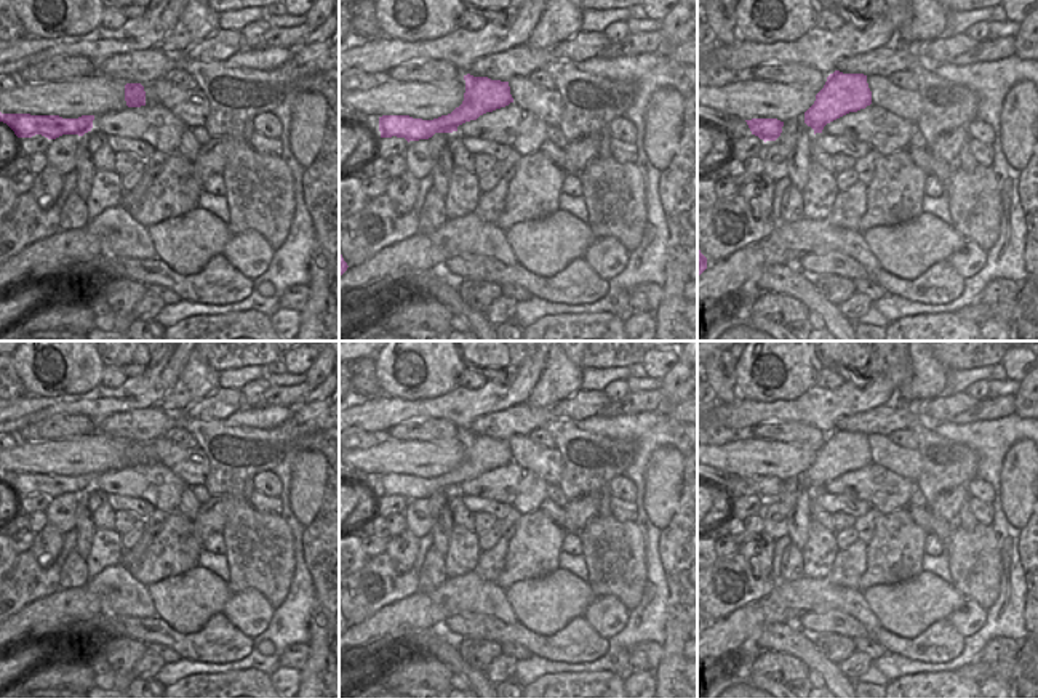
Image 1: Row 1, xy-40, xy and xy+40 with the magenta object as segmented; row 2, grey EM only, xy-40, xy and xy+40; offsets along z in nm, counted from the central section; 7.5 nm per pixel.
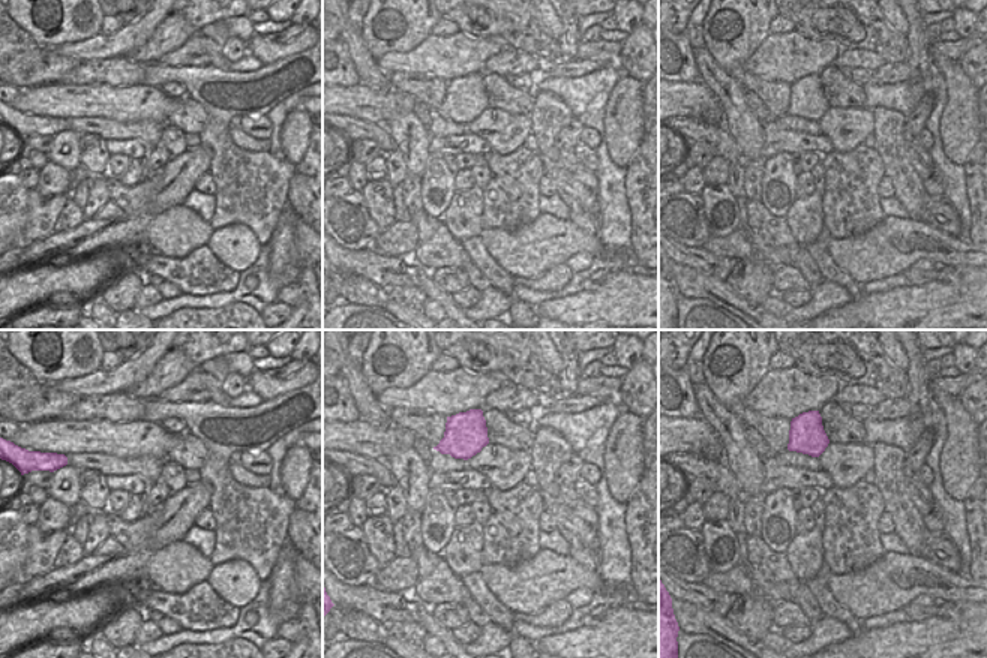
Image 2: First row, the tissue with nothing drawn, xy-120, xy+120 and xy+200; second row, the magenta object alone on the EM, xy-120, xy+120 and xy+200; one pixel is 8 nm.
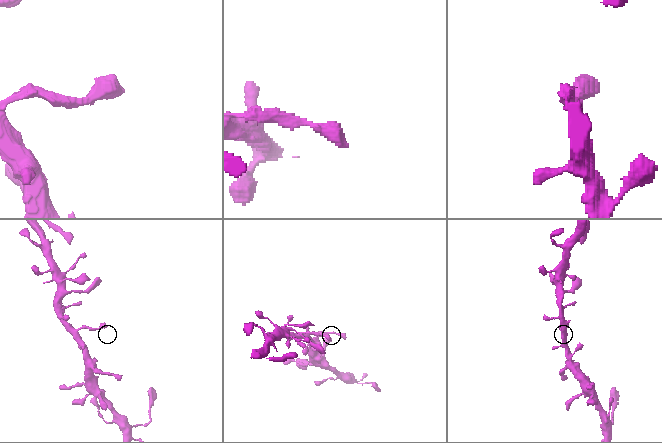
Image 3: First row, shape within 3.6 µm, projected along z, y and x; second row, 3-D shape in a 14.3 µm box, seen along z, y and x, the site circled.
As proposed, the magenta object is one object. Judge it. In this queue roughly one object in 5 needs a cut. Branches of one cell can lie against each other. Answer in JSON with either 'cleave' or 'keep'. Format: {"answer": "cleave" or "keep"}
{"answer": "keep"}

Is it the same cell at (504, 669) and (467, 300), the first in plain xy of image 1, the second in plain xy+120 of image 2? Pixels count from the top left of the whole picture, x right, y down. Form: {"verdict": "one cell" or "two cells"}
{"verdict": "one cell"}

